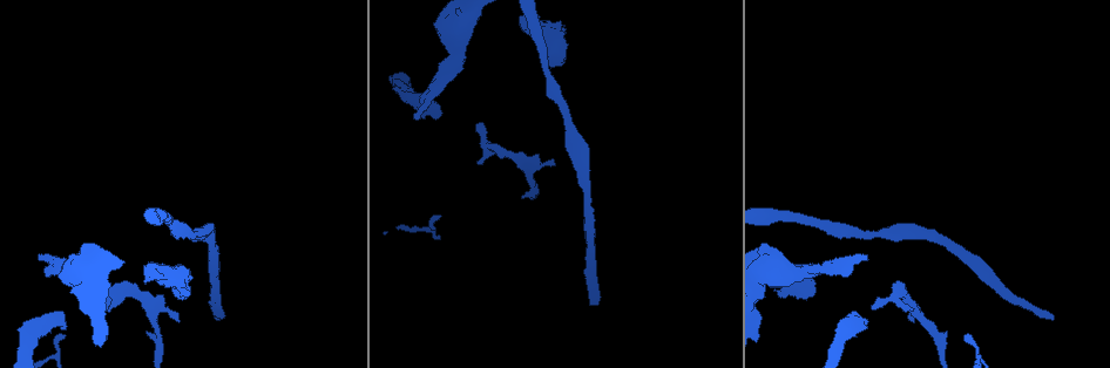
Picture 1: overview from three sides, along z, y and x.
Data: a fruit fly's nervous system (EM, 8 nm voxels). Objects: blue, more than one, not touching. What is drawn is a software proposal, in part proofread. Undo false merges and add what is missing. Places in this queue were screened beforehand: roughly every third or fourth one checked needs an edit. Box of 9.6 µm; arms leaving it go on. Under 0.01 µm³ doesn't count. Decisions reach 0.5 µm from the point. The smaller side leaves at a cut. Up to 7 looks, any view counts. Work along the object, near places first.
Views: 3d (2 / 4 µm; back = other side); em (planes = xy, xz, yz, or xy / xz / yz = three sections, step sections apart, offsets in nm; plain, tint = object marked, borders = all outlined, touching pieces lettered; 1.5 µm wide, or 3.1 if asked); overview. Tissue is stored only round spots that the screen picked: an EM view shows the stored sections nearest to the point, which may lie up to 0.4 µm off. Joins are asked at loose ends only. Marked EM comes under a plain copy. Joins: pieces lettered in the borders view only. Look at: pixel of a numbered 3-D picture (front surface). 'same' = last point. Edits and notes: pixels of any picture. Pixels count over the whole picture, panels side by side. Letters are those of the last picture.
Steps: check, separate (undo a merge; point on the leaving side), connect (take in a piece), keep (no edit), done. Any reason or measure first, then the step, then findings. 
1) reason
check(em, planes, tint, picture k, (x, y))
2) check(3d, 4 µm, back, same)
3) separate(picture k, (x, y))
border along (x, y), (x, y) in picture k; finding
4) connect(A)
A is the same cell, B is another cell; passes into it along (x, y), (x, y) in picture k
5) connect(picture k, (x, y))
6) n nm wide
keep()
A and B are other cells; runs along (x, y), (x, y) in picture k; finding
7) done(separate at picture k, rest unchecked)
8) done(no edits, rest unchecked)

branch point
check(3d, 2 µm, picture 1, (528, 163))

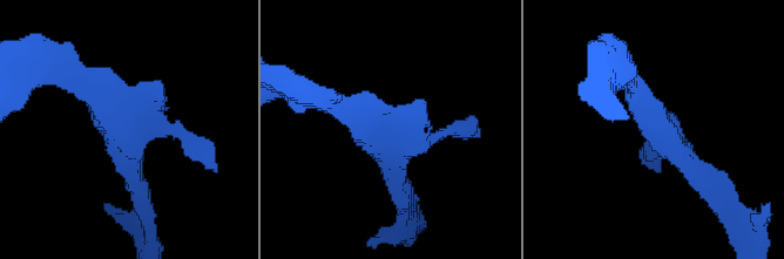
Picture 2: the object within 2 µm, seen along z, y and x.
check(em, xz, step 4, tint, picture 2, (121, 129))

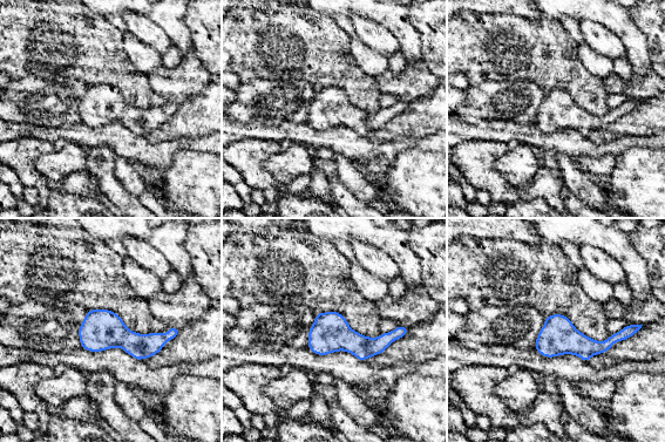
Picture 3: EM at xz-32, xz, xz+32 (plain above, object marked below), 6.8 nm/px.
see the neighbours
check(em, xz, step 4, borders, same)

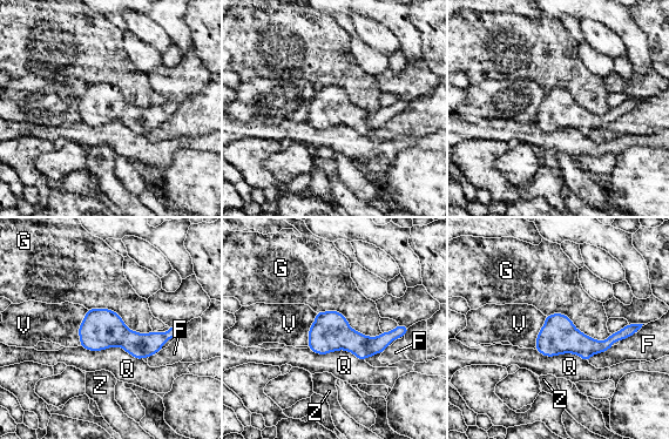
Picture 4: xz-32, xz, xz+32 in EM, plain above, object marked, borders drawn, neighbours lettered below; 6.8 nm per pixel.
260 nm wide; G touches over 480 nm
keep()
F, G, Q, V and Z are other cells; continuous, no second neuron

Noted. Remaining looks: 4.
an open end
check(em, planes, tint, picture 1, (439, 112))

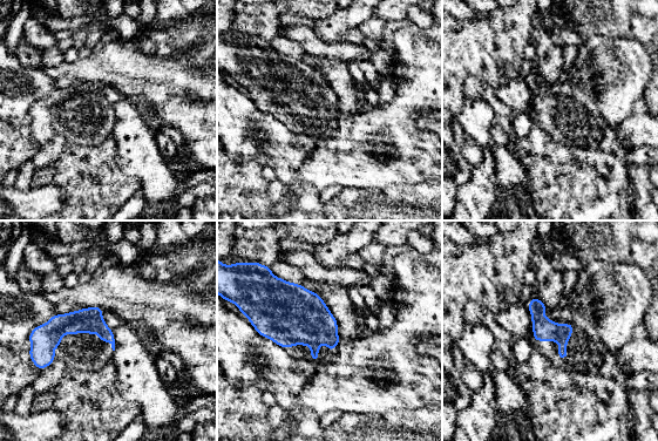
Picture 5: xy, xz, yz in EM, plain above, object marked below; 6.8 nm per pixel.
check(em, planes, borders, same)

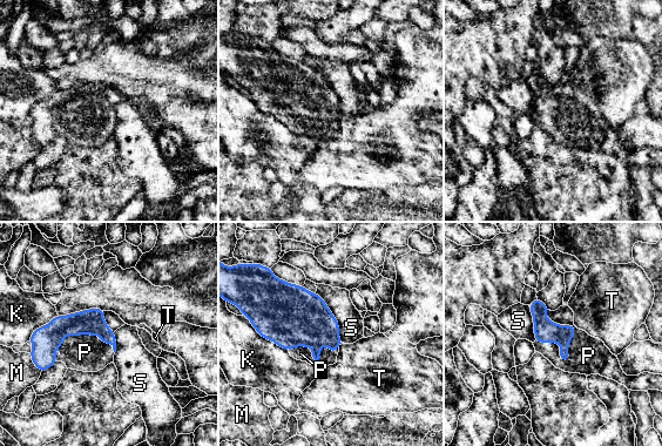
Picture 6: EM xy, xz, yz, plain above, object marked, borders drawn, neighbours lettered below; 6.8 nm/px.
160 nm wide
connect(P)
P is the same cell, K, M, S and T are other cells; passes into it along (49, 337), (86, 333), (85, 352) in picture 6; the neuron continues

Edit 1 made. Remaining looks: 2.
check(overview)

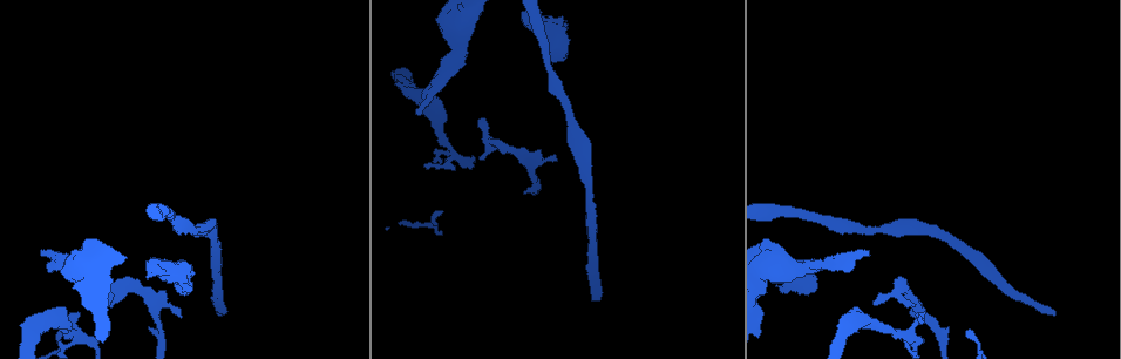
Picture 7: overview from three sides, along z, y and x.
free end
check(em, planes, borders, picture 7, (223, 313))

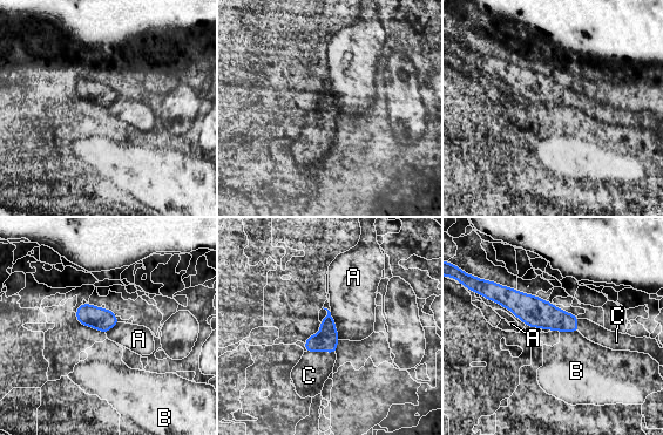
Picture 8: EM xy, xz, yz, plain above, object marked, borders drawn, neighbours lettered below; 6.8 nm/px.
connect(C)
C is the same cell, A and B are other cells; it goes on there

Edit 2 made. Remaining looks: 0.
done(connect at picture 6, connect at picture 8, rest unchecked)

